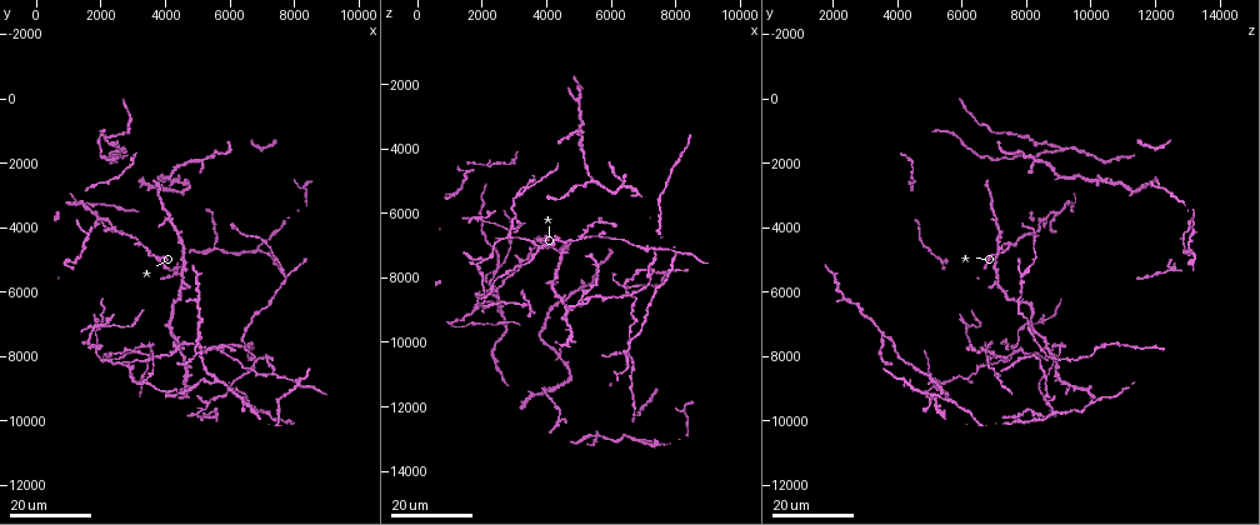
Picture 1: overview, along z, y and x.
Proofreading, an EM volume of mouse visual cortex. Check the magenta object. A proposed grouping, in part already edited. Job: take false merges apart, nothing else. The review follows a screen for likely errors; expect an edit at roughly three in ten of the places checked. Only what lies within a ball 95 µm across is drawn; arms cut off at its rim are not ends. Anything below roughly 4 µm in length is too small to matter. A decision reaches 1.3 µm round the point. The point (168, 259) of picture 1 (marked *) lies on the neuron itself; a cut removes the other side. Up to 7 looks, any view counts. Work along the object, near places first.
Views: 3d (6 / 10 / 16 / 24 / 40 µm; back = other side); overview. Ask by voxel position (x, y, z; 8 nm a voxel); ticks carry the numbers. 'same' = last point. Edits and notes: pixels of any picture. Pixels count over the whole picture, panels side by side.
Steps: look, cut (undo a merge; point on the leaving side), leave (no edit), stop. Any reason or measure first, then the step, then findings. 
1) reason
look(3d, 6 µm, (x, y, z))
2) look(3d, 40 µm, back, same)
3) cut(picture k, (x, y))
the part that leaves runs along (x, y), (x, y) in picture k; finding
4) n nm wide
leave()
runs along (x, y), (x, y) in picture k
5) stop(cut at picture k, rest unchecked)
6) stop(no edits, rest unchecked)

sudden change in width
look(3d, 24 µm, (3500, 8100, 6900))

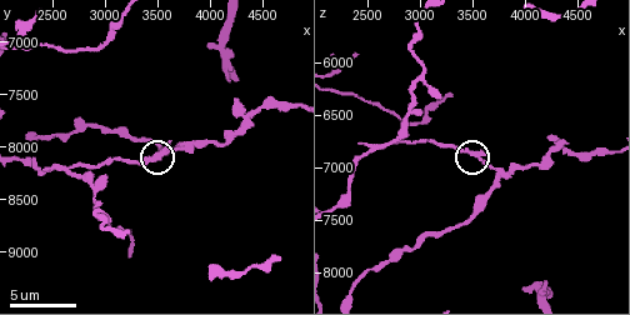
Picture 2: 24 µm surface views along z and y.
zoom in
look(3d, 10 µm, (3520, 8100, 6880))

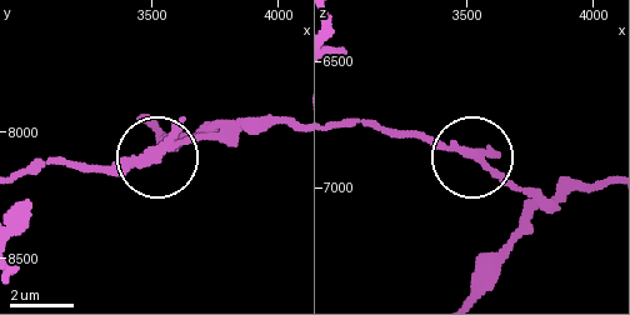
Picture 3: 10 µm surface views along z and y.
from behind
look(3d, 10 µm, back, (3530, 8070, 6880))

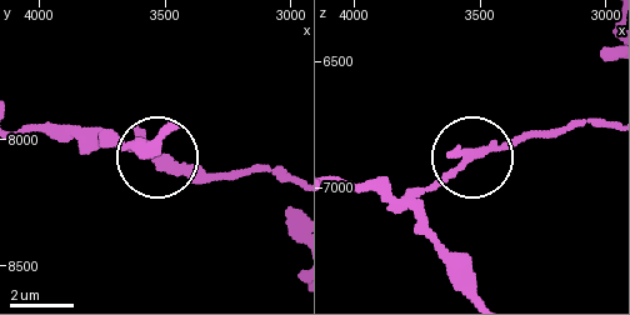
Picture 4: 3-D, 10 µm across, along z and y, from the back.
3 arms
cut(picture 4, (204, 181))
the part that leaves runs along (169, 155), (214, 171), (288, 174) in picture 4; a second neuron is stuck on

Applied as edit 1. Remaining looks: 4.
look(overview)

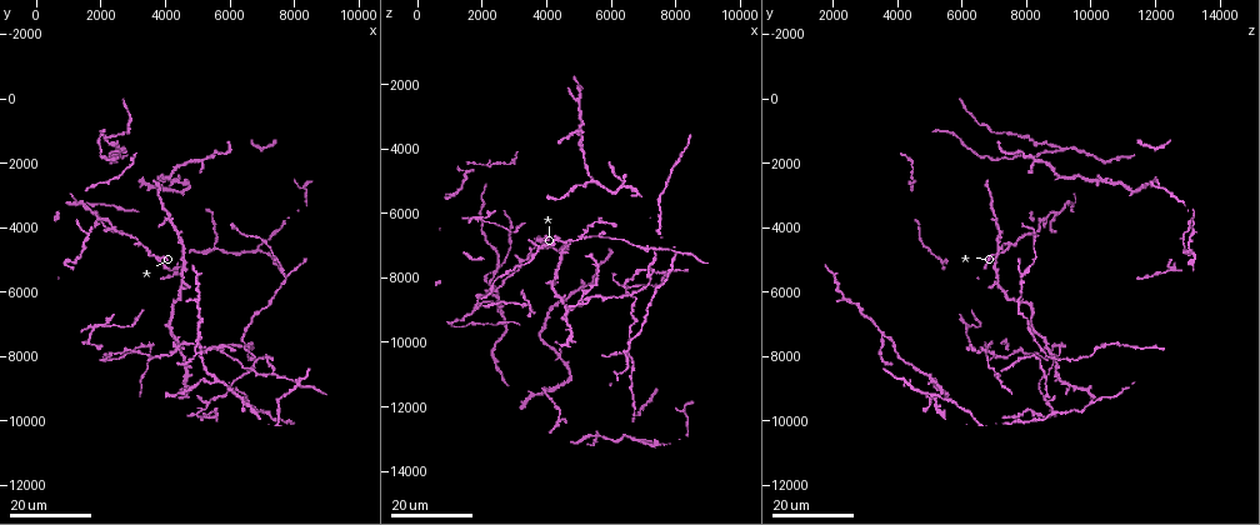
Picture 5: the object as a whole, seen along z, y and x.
branch point
look(3d, 24 µm, (4700, 8800, 9100))

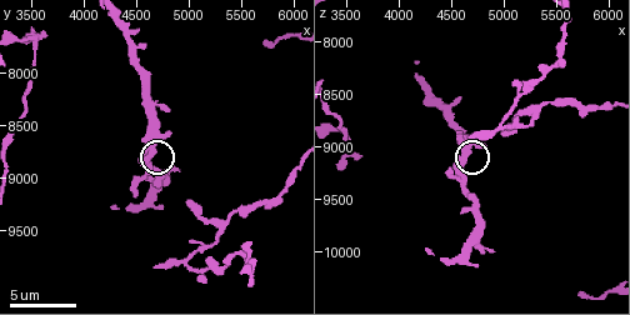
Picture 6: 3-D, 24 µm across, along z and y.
look(3d, 6 µm, (4660, 8740, 9040))

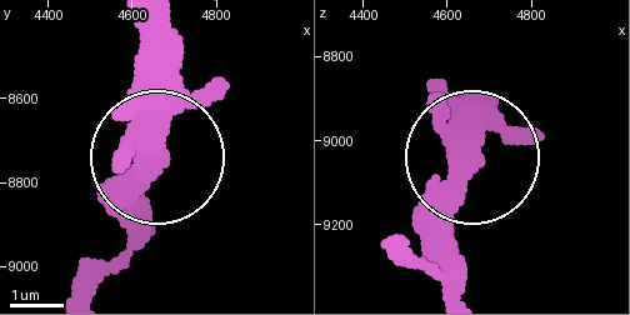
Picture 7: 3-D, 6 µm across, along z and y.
330 nm wide
leave()
continuous, no second neuron

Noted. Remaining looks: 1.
stop(cut at picture 4, rest unchecked)

